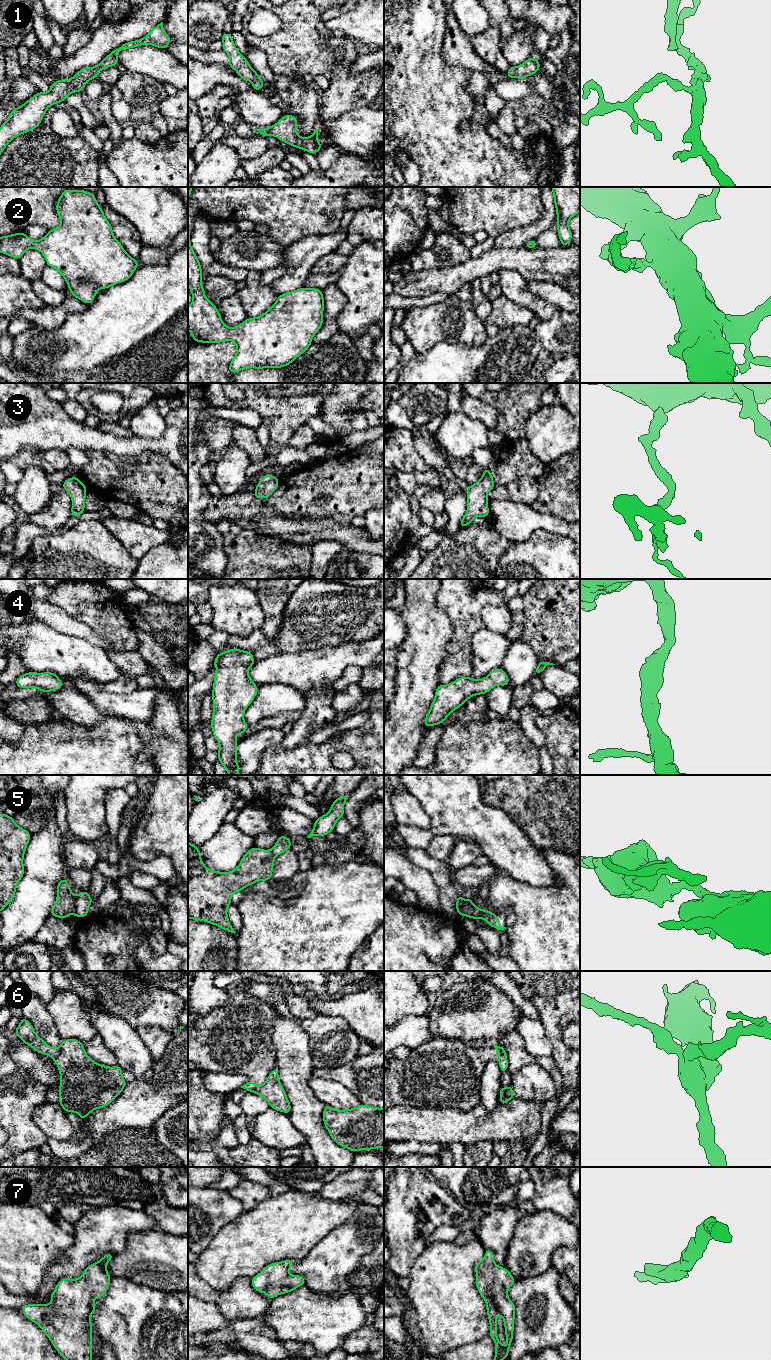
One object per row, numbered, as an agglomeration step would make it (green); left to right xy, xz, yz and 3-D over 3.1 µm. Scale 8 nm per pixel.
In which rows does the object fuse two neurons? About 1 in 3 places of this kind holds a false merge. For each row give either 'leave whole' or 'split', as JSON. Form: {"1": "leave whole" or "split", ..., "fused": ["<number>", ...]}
{"1": "leave whole", "2": "leave whole", "3": "leave whole", "4": "leave whole", "5": "split", "6": "split", "7": "leave whole", "fused": ["5", "6"]}

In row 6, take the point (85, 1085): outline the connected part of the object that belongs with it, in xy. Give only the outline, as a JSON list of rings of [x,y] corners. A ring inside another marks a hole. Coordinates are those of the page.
[[[78,1039],[63,1040],[58,1047],[59,1057],[54,1059],[60,1073],[59,1104],[66,1113],[75,1112],[84,1120],[95,1109],[108,1106],[123,1091],[127,1082],[120,1066],[109,1067],[93,1061],[85,1052],[84,1045]]]

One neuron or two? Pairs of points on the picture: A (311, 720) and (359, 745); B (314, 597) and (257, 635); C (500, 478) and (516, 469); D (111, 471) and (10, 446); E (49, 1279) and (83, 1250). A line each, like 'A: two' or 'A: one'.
A: two
B: one
C: one
D: two
E: one

